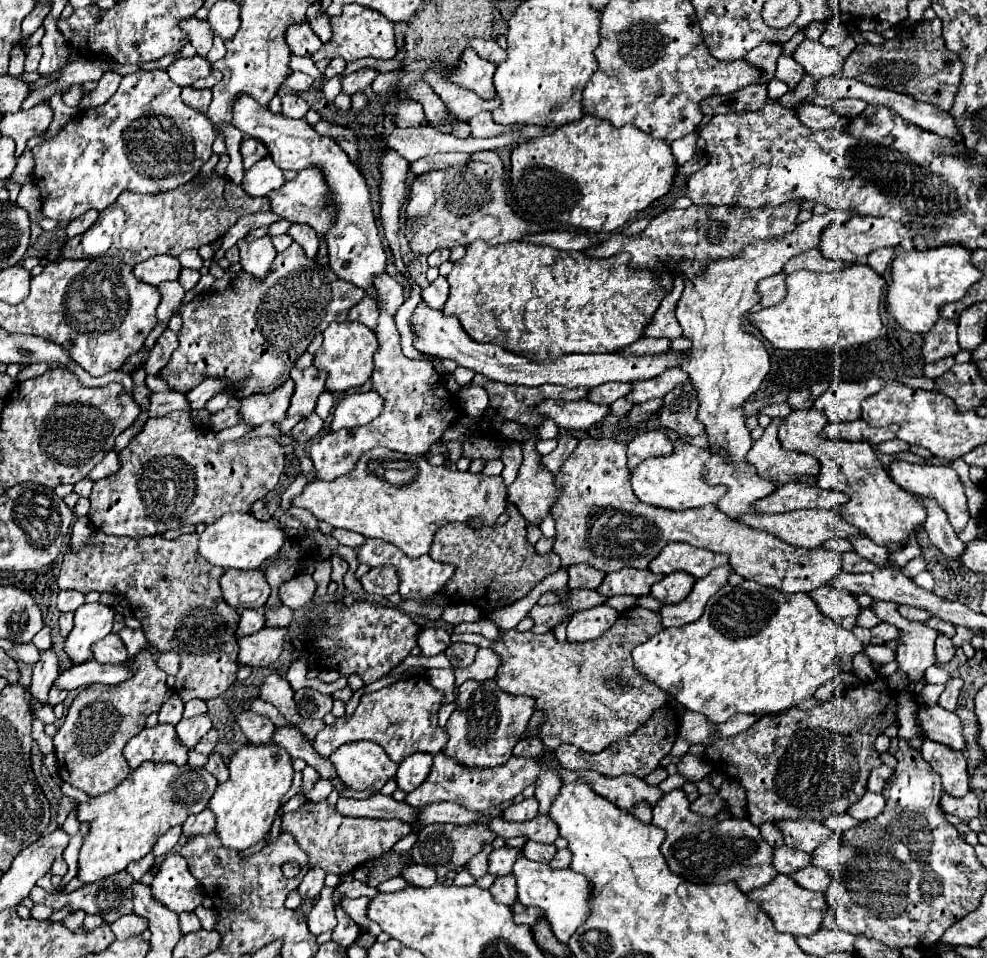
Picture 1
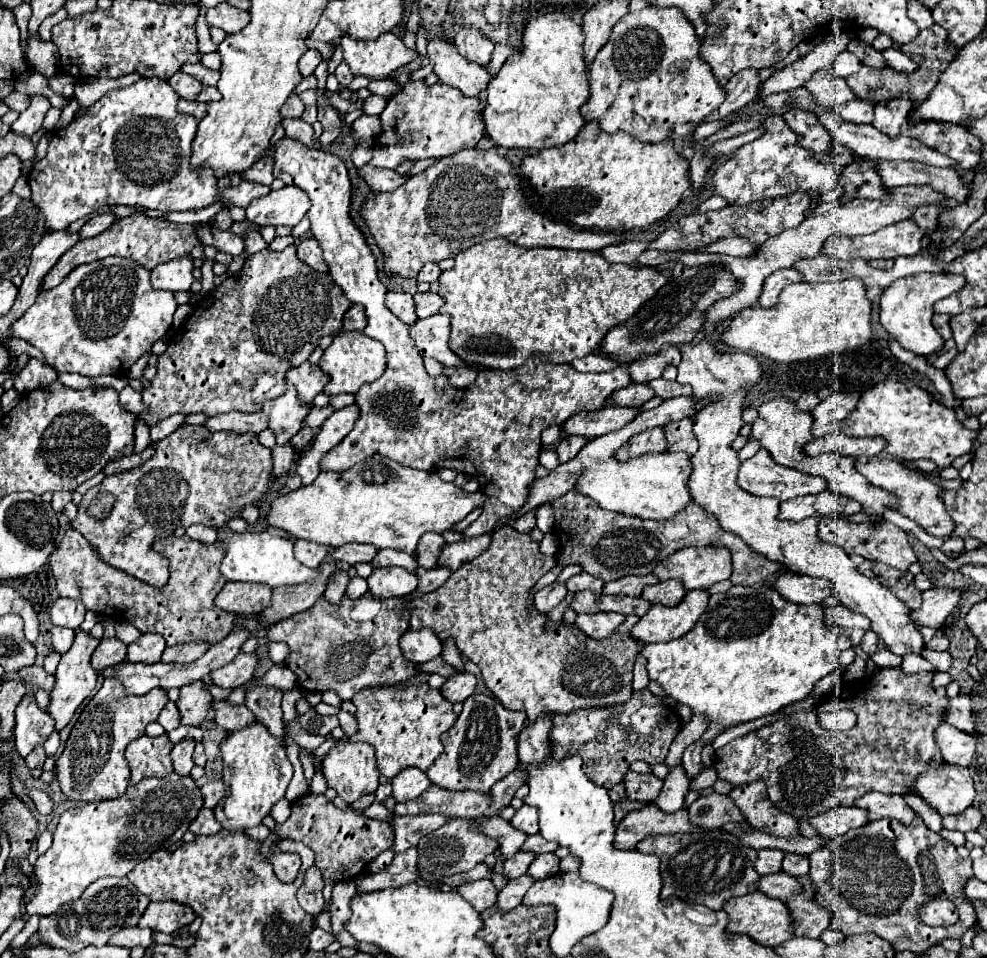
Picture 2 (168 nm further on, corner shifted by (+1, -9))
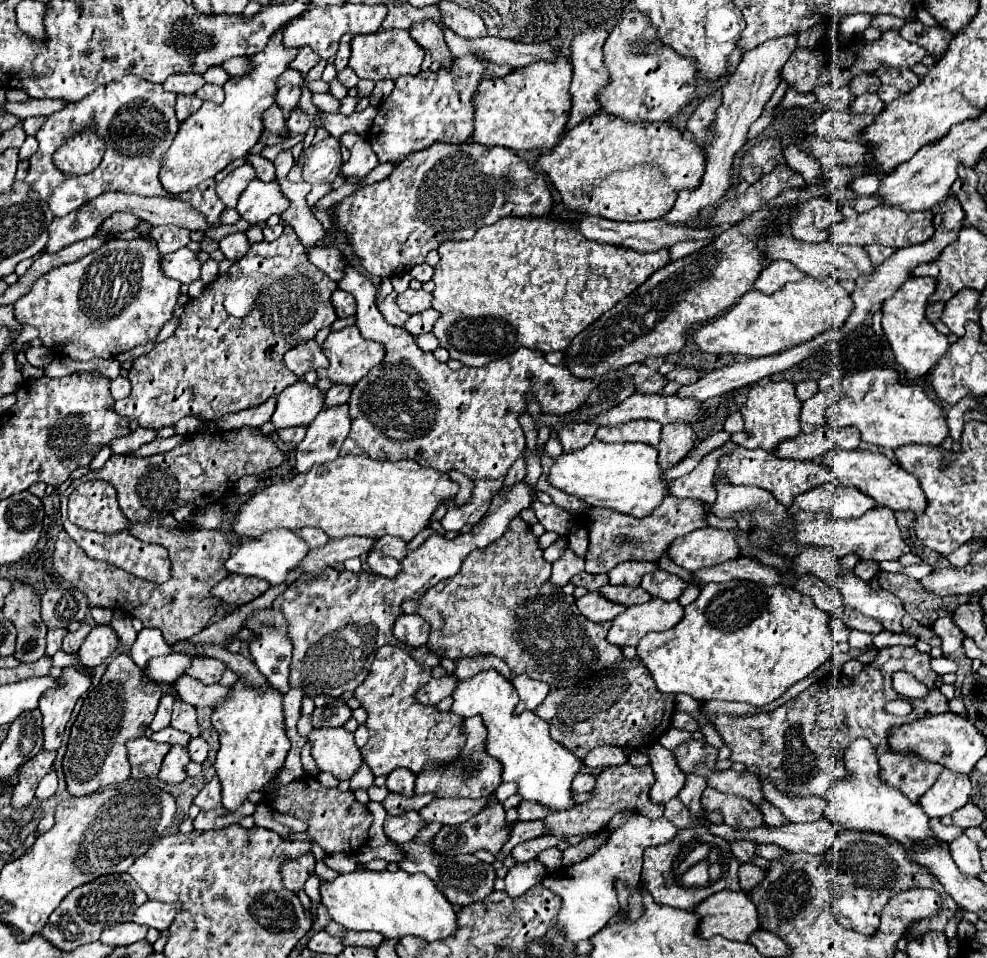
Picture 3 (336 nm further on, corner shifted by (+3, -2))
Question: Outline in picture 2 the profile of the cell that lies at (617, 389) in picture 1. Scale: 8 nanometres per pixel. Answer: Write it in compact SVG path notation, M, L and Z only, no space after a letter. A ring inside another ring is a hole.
M647 383L629 385L629 387L623 387L613 393L615 405L623 405L623 407L641 407L643 403L647 403L653 397L655 397L655 393Z

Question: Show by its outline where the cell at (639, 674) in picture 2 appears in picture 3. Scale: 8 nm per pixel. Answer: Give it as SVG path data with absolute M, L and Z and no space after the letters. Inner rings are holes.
M651 598L645 604L629 606L627 612L613 620L607 642L617 646L637 646L645 634L669 630L679 624L681 618L683 606L679 600L663 602L661 598Z

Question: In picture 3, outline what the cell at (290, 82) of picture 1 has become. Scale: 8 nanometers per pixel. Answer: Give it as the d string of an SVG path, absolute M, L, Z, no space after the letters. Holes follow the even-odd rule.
M293 110L289 114L287 128L291 130L291 134L305 134L309 128L309 122L311 122L311 118L303 110Z

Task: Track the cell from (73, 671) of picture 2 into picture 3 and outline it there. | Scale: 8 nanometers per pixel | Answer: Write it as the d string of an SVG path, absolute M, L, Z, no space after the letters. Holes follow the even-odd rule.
M65 668L61 672L61 680L63 680L63 686L41 696L41 704L39 704L39 710L43 714L43 732L45 732L43 748L45 750L59 748L65 726L73 712L73 706L81 698L81 694L91 686L93 676L79 672L75 668Z

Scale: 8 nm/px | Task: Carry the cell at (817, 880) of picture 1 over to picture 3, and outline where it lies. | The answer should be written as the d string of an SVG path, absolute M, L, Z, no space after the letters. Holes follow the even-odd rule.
M741 864L739 880L741 880L741 888L743 890L755 888L763 878L765 878L765 870L763 868L759 868L755 864Z

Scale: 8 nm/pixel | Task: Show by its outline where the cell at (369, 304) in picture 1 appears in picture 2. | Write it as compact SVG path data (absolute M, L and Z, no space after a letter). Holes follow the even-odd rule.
M351 305L343 317L343 331L363 331L365 325L367 325L367 317L363 307Z

